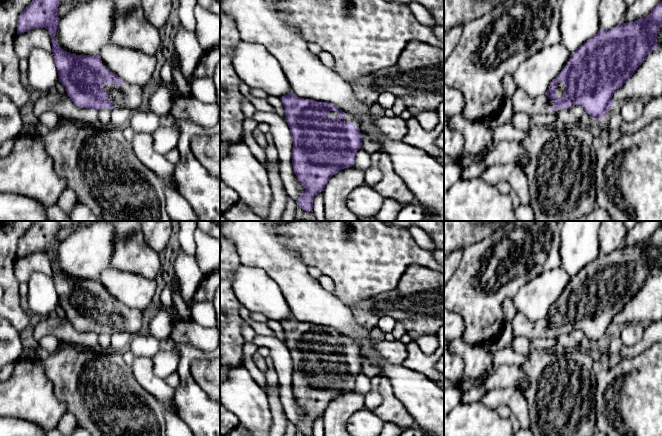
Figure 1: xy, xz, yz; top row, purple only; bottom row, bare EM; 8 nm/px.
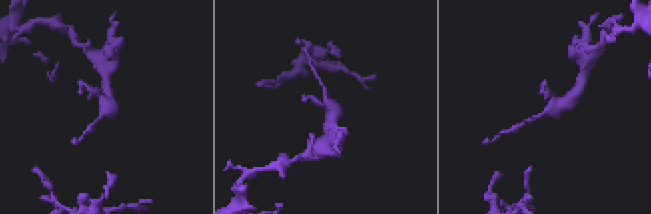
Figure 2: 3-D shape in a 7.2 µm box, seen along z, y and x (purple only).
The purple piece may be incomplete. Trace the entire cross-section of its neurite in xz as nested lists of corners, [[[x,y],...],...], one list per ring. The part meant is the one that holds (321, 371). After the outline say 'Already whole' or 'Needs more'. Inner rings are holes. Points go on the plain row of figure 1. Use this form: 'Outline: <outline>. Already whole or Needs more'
Outline: [[[293,317],[280,323],[293,364],[294,397],[305,411],[296,427],[304,435],[312,435],[314,421],[324,415],[329,403],[340,394],[354,390],[356,377],[362,370],[360,347],[331,327],[304,323]]]. Needs more

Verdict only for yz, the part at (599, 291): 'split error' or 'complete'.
split error

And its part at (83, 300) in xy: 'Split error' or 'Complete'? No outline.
Split error

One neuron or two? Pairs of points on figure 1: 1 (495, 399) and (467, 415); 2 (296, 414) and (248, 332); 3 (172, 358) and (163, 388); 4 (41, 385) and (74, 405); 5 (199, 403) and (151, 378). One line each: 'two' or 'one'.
1: two
2: two
3: two
4: two
5: two

